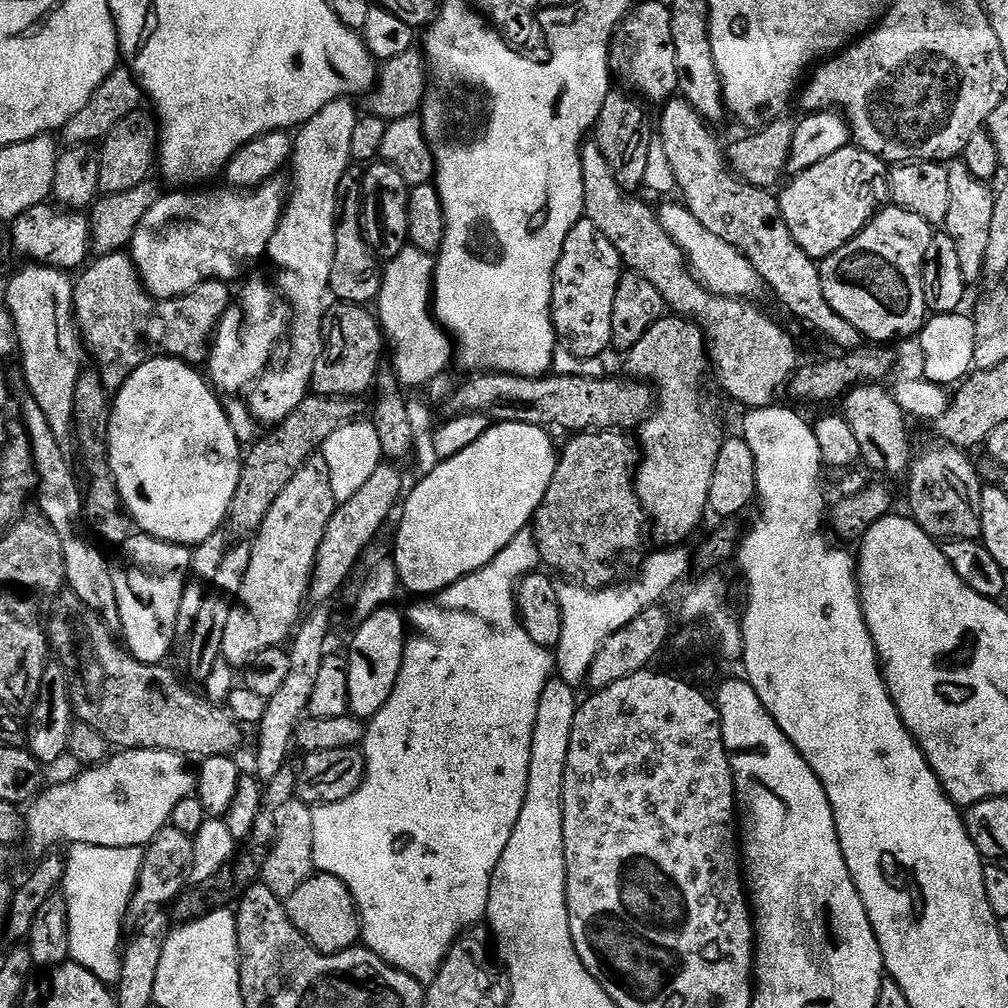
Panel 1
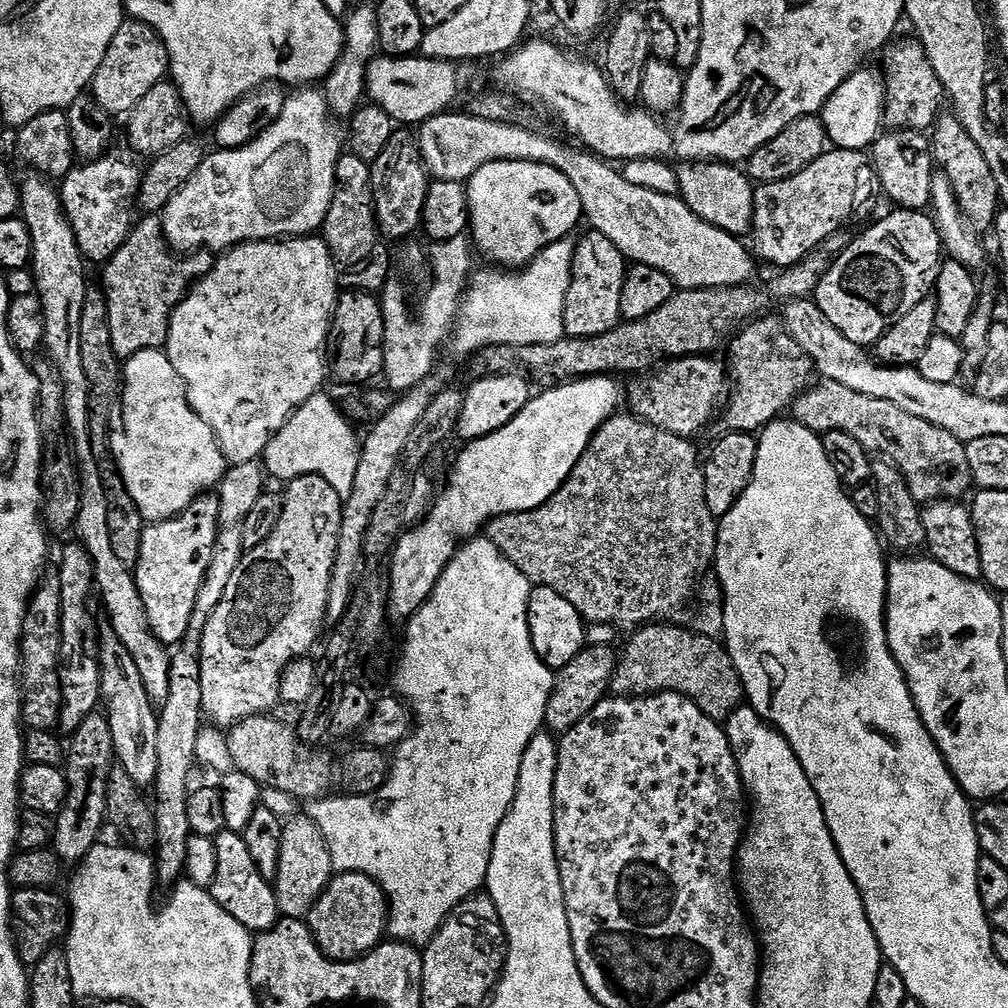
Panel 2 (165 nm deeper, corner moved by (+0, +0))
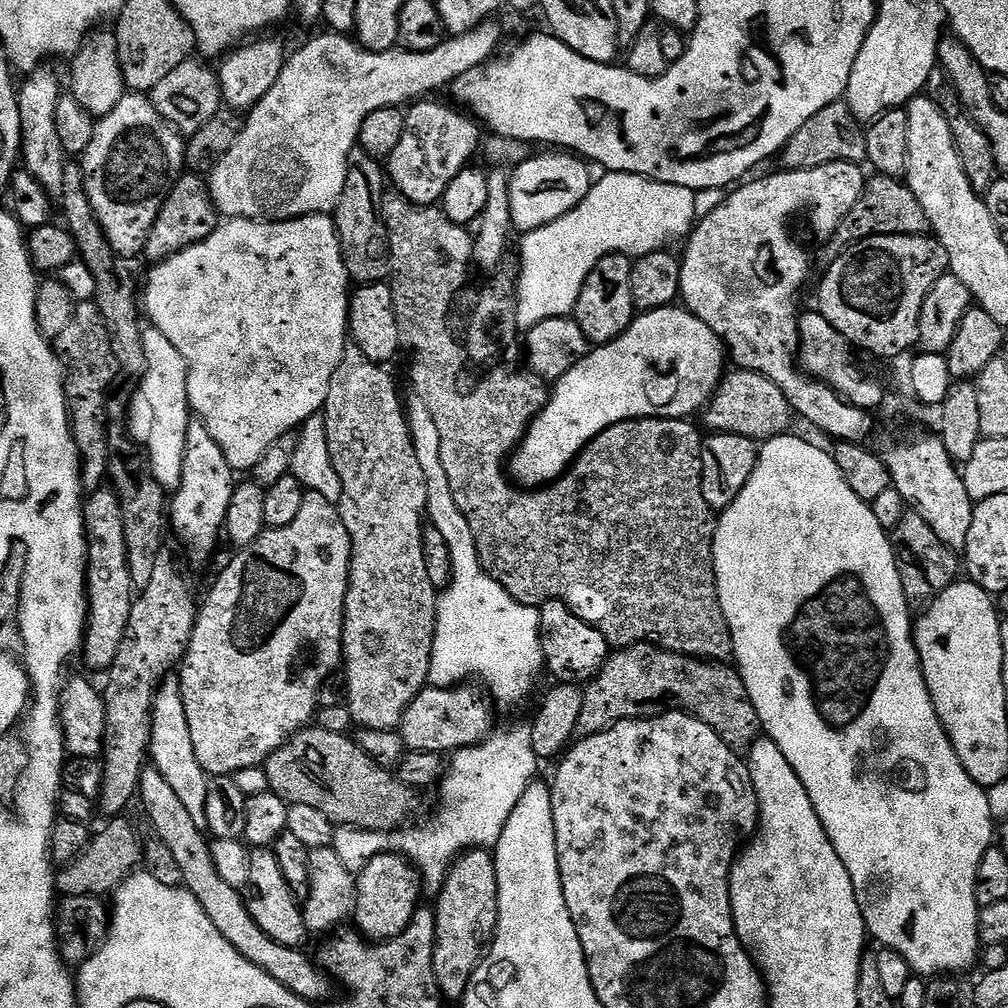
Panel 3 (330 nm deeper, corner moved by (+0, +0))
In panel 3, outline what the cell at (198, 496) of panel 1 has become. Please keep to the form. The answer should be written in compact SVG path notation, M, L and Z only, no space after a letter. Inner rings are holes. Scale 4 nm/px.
M151 326L144 328L142 346L146 350L146 370L139 381L144 404L152 415L152 425L148 428L148 448L146 459L154 478L166 490L179 488L182 482L182 458L186 454L186 430L190 419L188 407L188 367L186 358L162 334L162 330Z

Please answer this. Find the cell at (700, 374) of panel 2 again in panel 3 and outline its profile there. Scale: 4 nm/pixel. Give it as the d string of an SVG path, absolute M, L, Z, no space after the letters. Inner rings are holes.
M732 370L720 381L720 389L708 401L702 419L709 433L738 434L742 438L763 442L785 435L791 429L788 427L794 421L794 413L786 394L782 394L782 390L774 386L770 378L753 372Z

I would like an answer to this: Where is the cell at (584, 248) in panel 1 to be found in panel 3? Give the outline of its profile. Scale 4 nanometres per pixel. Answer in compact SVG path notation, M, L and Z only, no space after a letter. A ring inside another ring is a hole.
M611 252L610 255L598 262L598 266L594 266L594 270L588 275L582 286L582 294L578 294L574 319L578 322L578 326L582 328L582 334L586 334L586 338L593 345L599 346L608 344L611 340L616 340L630 327L637 315L638 309L634 306L634 294L630 294L632 265L633 261L629 257L622 255L620 252Z

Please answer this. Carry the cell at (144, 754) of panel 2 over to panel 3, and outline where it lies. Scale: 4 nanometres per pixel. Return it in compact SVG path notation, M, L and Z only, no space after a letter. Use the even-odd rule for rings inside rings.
M151 766L145 767L140 779L140 790L138 793L138 804L144 807L144 812L148 815L148 820L152 823L151 831L170 849L170 854L178 861L178 870L182 870L184 879L183 887L187 888L194 898L202 905L202 910L206 910L210 922L214 922L215 928L242 954L242 958L250 958L254 966L266 970L270 978L278 978L286 990L298 994L298 998L306 998L313 1002L324 1000L331 994L334 984L326 975L323 968L315 959L312 960L300 948L282 946L282 942L274 942L250 918L250 910L246 910L244 896L241 889L228 885L218 875L218 870L214 867L212 858L212 845L205 829L199 828L194 823L194 818L186 811L183 802L174 795L174 789L158 774L158 770Z

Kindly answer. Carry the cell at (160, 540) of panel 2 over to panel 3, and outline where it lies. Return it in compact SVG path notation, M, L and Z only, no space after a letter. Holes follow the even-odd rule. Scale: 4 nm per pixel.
M192 418L188 421L186 430L186 454L182 458L182 482L179 488L175 489L173 498L170 500L170 528L176 531L176 536L180 539L180 544L184 547L184 552L194 563L204 564L216 548L216 543L222 540L224 531L224 519L226 510L230 510L230 498L234 494L238 480L234 475L234 469L230 462L226 462L226 454L222 454L222 446L214 442L210 430L202 421Z

